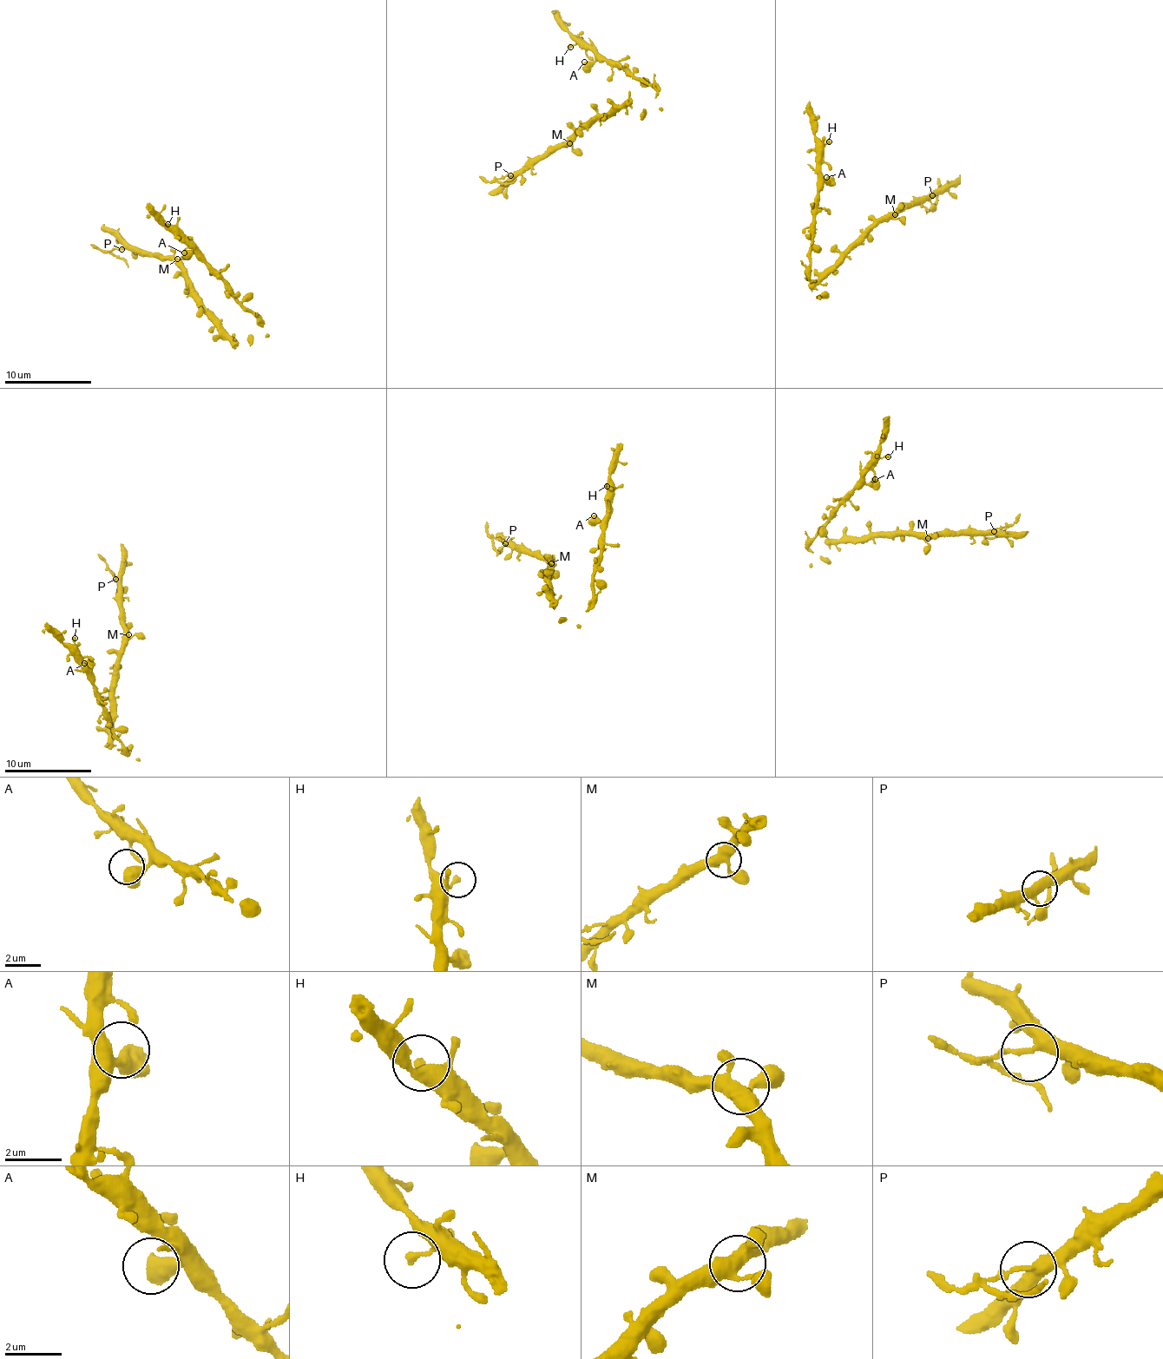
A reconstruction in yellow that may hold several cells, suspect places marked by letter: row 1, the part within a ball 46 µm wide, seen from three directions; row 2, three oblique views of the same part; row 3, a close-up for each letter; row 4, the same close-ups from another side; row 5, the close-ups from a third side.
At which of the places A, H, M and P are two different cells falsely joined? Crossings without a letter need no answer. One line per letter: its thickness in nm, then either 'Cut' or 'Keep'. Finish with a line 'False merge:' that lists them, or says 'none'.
A: Thickness 550 nm. Keep
H: Thickness 240 nm. Keep
M: Thickness 420 nm. Keep
P: Thickness 300 nm. Cut
False merge: P

